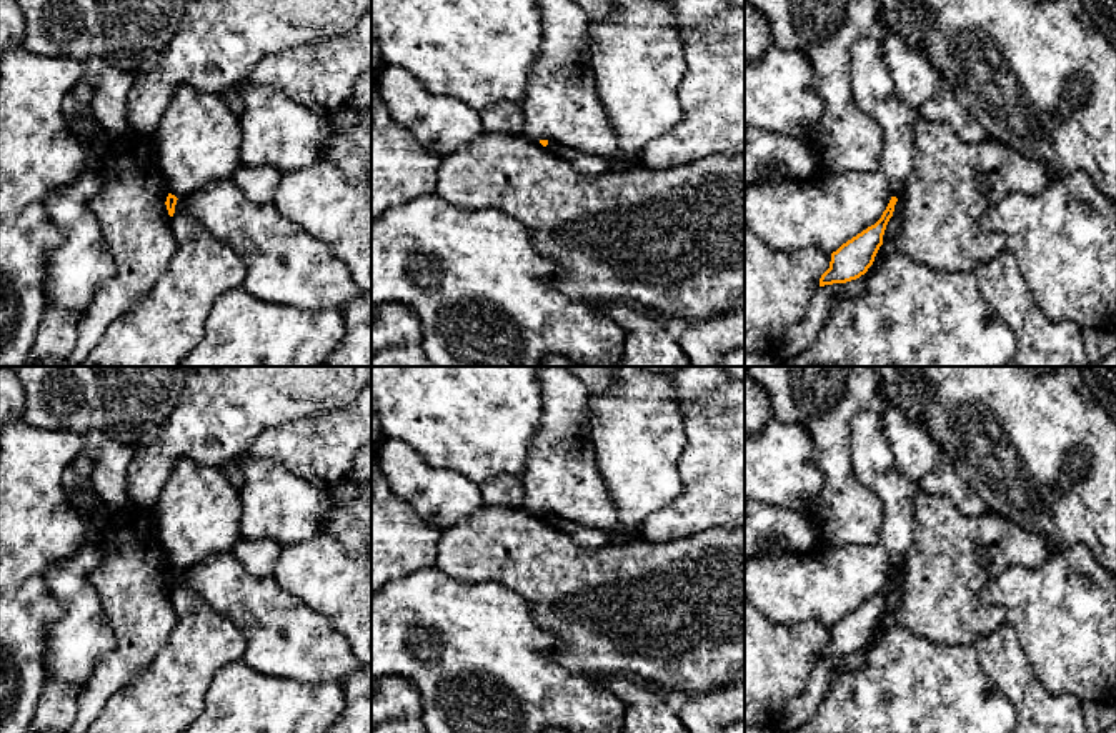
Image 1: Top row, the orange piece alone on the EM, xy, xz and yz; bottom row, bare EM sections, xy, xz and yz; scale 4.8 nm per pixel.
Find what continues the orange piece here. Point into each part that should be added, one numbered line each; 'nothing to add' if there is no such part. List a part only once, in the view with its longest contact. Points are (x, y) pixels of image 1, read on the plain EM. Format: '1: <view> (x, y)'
nothing to add

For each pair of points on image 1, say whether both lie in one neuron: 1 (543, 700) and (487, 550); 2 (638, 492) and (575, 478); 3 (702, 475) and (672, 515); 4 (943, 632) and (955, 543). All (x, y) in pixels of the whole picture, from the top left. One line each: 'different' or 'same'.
1: different
2: different
3: same
4: same

